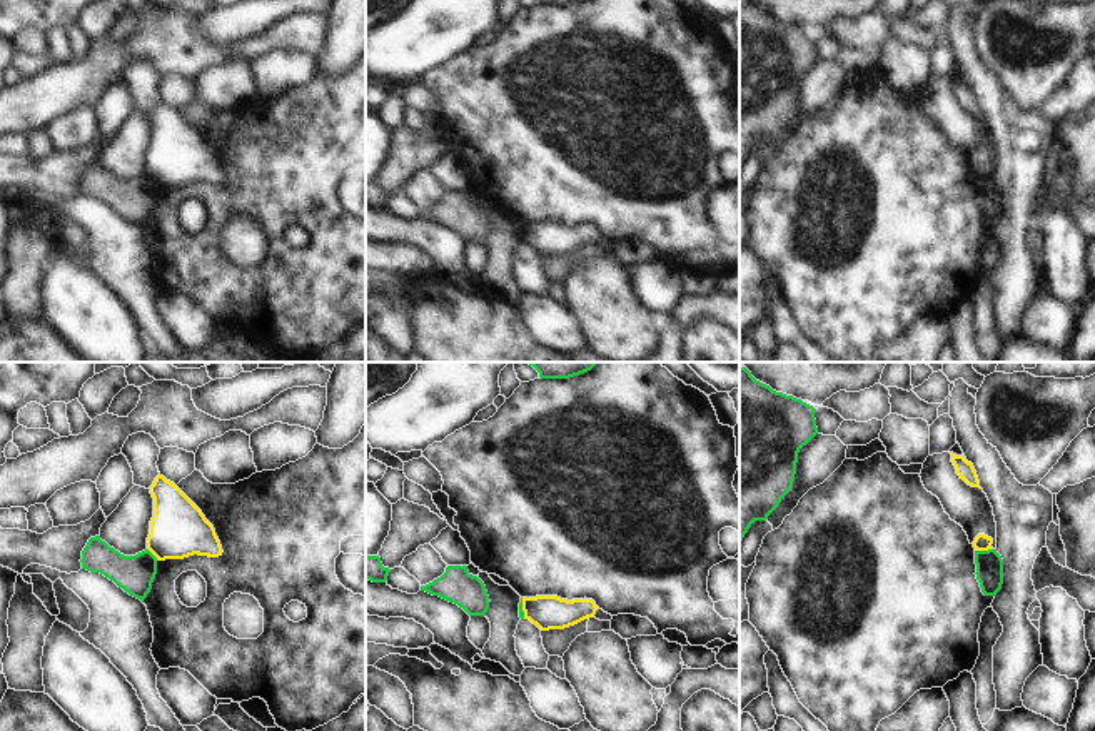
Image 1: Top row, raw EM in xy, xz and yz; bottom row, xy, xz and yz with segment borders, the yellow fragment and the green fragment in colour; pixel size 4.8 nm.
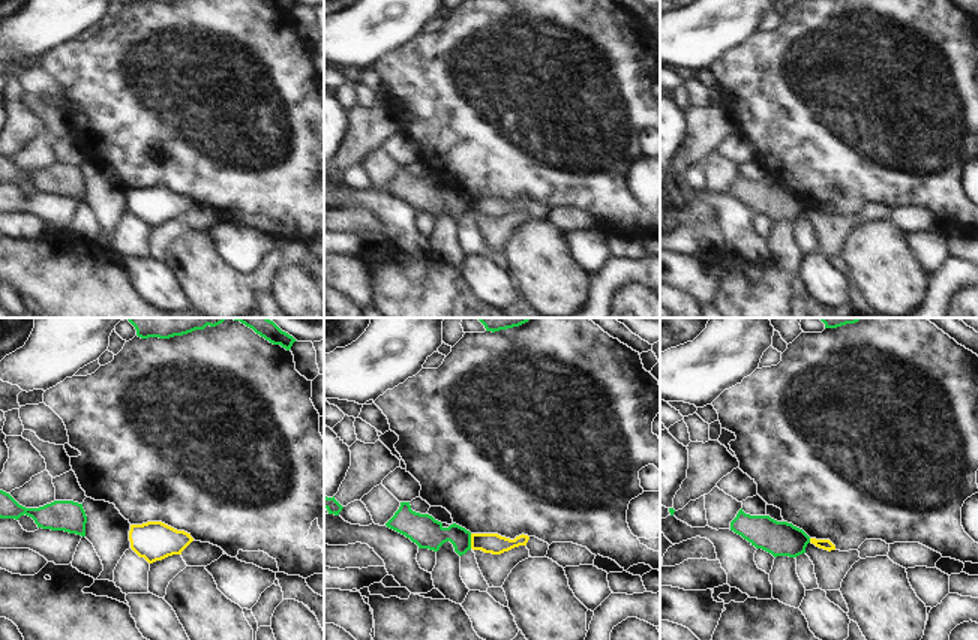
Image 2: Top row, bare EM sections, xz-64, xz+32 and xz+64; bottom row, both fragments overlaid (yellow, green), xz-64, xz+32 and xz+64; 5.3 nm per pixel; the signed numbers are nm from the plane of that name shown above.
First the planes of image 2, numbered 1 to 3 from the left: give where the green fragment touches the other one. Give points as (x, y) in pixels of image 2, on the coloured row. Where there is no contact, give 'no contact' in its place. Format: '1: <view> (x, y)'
1: no contact
2: xz+32 (471, 541)
3: xz+64 (810, 540)

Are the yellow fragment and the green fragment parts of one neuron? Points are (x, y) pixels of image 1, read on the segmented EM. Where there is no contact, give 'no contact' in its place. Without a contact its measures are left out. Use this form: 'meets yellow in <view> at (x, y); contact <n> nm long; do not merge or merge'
meets yellow in yz at (983, 549); contact 90 nm long; do not merge

